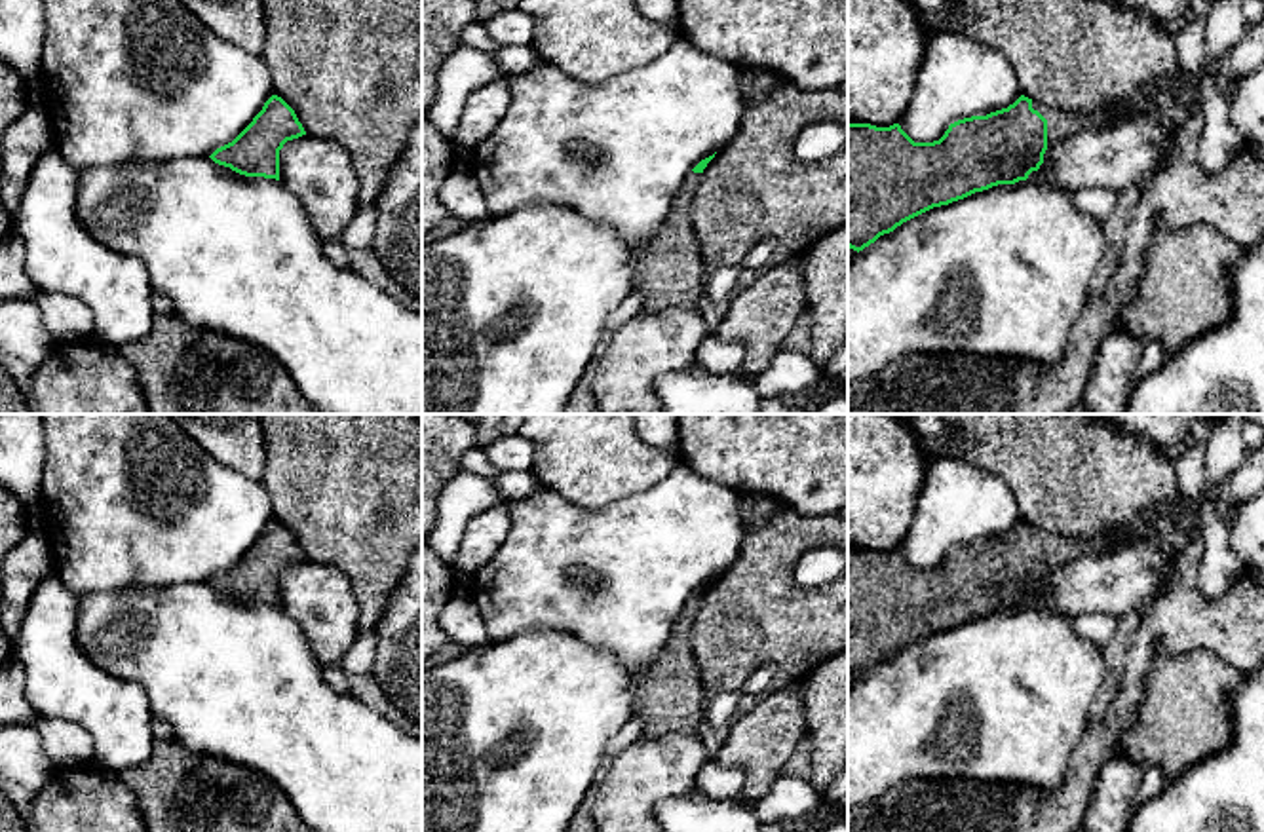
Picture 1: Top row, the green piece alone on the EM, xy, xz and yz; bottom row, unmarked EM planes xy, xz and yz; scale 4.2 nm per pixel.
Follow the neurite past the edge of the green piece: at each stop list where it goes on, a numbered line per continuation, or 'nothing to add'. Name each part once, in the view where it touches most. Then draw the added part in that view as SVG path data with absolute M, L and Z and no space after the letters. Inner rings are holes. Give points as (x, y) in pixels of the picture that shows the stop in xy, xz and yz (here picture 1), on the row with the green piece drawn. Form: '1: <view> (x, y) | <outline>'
1: yz (1061, 126) | M1161 82L1140 87L1127 106L1118 108L1114 114L1101 116L1078 116L1064 112L1055 106L1047 106L1040 101L1032 101L1032 108L1038 110L1047 120L1047 146L1063 142L1076 137L1078 133L1106 127L1114 118L1121 118L1127 112L1144 112L1150 104L1158 104L1158 99L1163 91Z

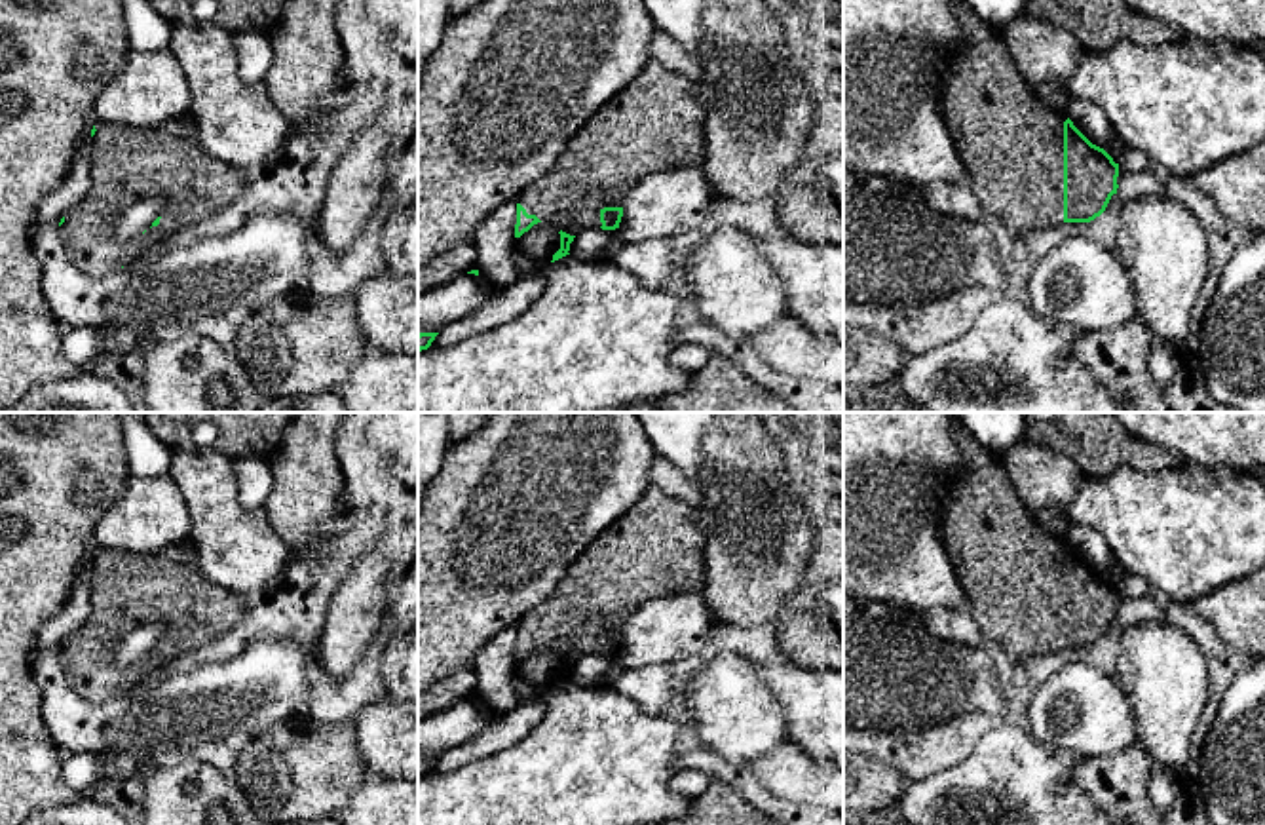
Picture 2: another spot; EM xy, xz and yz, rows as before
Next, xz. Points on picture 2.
1: xz (658, 122) | M650 59L640 74L608 101L568 143L553 169L517 196L528 215L570 236L600 228L604 207L623 207L629 190L646 175L701 167L705 160L707 103L695 95L693 80Z

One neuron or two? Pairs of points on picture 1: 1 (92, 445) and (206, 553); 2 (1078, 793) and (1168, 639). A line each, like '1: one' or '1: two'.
1: one
2: one

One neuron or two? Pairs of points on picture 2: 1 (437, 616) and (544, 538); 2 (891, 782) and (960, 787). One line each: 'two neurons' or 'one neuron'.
1: one neuron
2: two neurons

